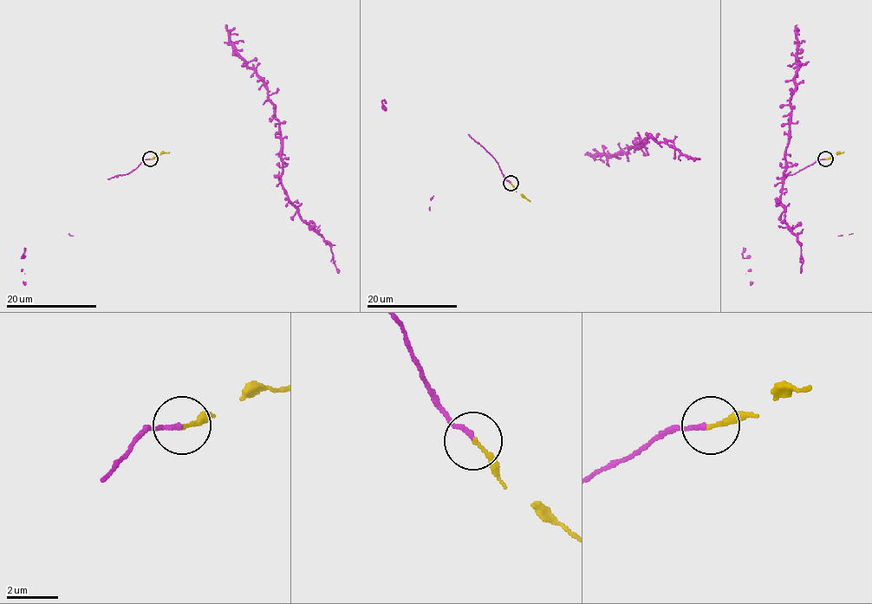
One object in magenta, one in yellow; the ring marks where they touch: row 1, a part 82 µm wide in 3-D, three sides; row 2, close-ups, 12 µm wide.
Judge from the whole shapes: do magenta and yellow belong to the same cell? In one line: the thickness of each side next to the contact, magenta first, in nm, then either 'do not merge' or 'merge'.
calibres 180 and 170 nm; merge

